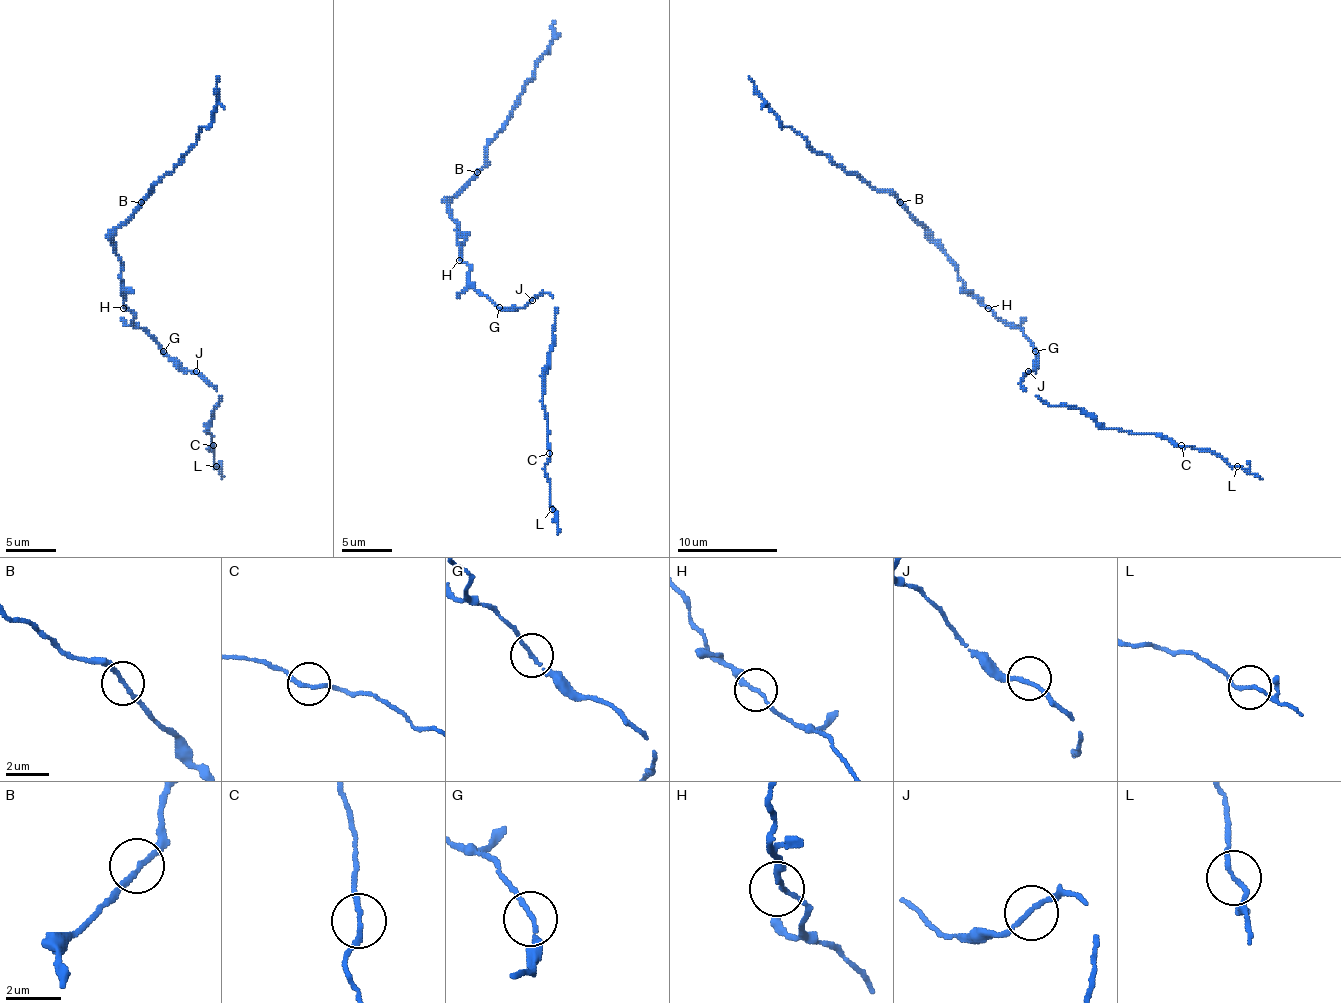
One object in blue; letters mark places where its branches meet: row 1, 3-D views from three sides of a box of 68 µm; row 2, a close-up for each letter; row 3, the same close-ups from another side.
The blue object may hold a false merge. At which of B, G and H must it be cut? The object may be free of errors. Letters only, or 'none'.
none

